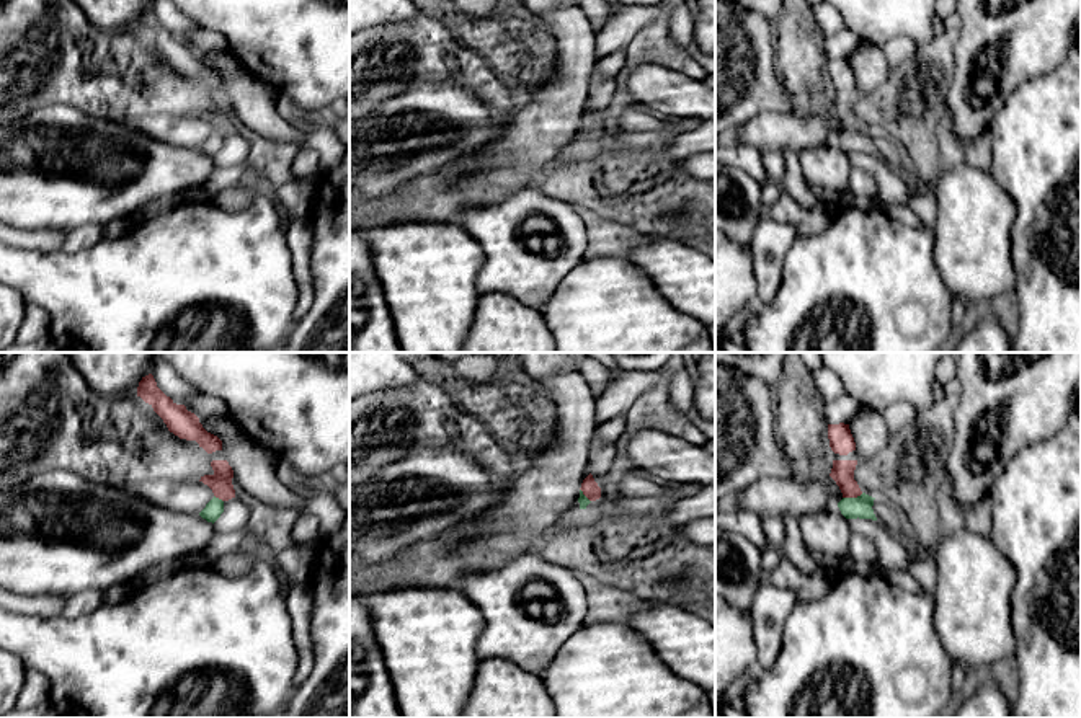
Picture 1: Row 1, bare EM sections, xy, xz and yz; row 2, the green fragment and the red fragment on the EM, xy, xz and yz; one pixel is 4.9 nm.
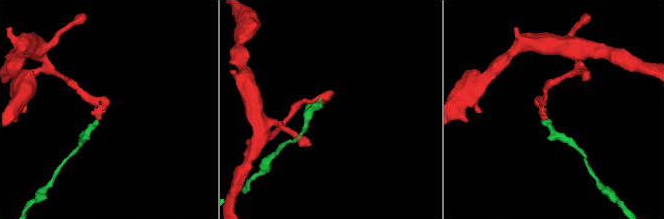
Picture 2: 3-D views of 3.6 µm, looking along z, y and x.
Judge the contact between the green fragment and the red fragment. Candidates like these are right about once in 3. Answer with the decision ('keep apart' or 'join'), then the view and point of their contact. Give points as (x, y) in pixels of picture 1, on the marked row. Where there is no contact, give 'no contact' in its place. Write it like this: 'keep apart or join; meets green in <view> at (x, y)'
keep apart; meets green in yz at (853, 498)

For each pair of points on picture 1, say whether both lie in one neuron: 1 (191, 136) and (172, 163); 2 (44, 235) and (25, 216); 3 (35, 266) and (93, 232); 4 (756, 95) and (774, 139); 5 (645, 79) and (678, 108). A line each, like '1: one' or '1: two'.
1: two
2: two
3: two
4: two
5: one

